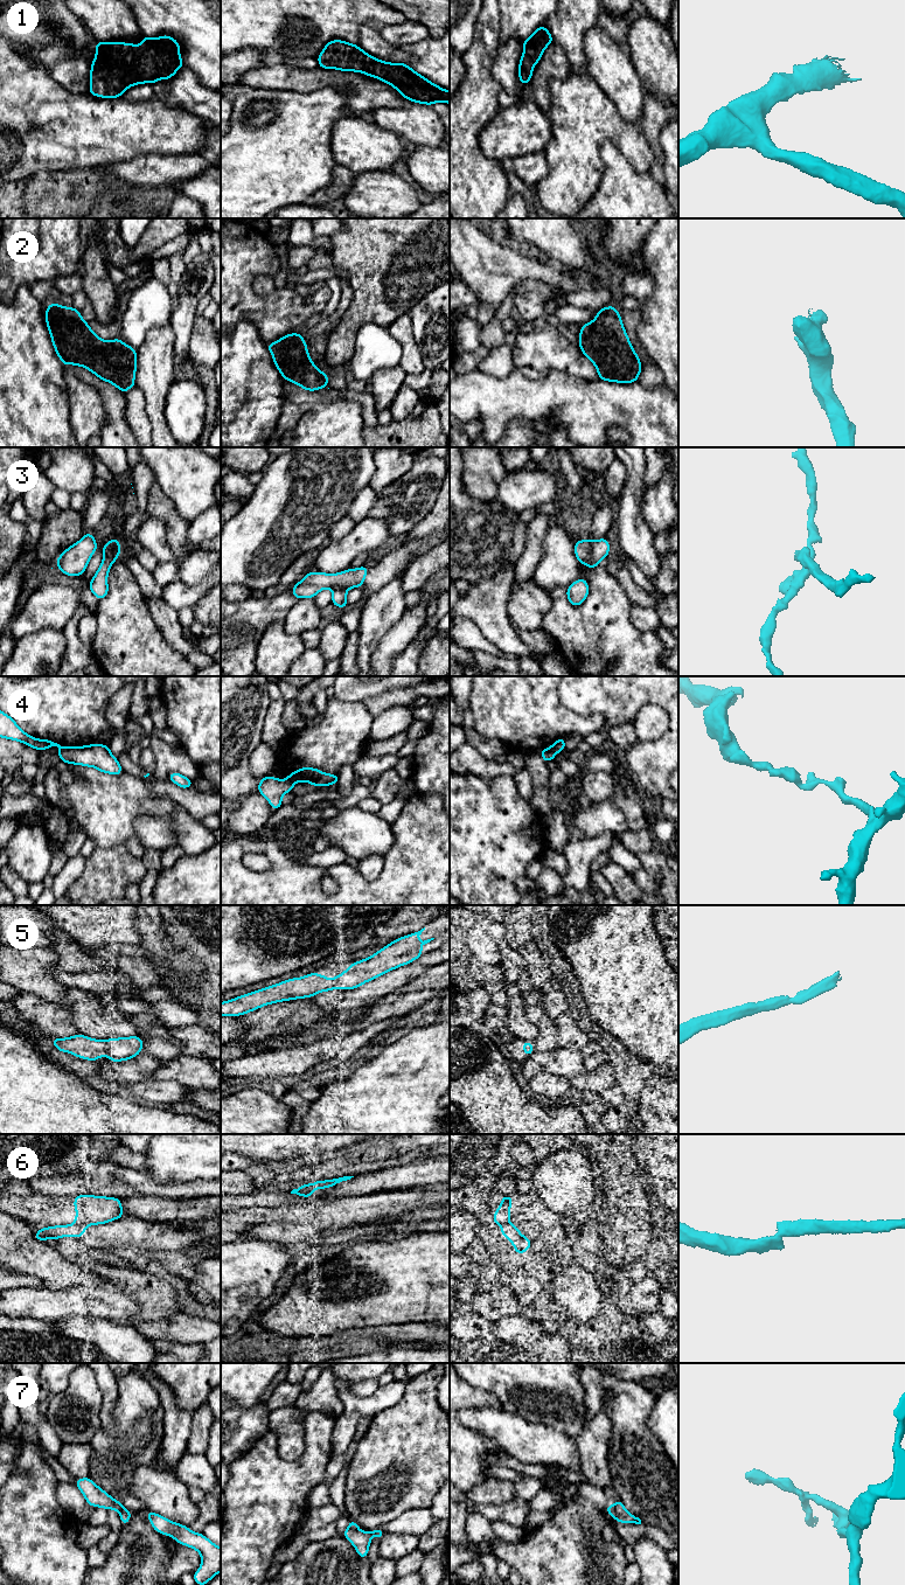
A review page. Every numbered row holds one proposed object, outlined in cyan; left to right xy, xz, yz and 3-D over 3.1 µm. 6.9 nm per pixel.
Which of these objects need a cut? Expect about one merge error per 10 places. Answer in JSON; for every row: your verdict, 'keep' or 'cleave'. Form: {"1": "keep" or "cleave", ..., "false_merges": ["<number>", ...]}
{"1": "keep", "2": "cleave", "3": "cleave", "4": "cleave", "5": "keep", "6": "cleave", "7": "cleave", "false_merges": ["2", "3", "4", "6", "7"]}

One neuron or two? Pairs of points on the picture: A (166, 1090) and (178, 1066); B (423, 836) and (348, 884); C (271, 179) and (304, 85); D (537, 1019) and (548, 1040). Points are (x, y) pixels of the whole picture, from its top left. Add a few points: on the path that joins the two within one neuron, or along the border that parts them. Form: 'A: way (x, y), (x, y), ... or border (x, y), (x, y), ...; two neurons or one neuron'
A: border (152, 1077), (175, 1081), (187, 1088); two neurons
B: way (408, 856), (378, 885), (368, 885); one neuron
C: border (328, 85), (311, 91), (275, 90); two neurons
D: way (542, 1023), (548, 1029), (548, 1035); one neuron

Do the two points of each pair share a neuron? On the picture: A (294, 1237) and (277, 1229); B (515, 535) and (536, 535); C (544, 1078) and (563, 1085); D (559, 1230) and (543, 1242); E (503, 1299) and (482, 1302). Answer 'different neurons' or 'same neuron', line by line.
A: same neuron
B: different neurons
C: same neuron
D: same neuron
E: same neuron

